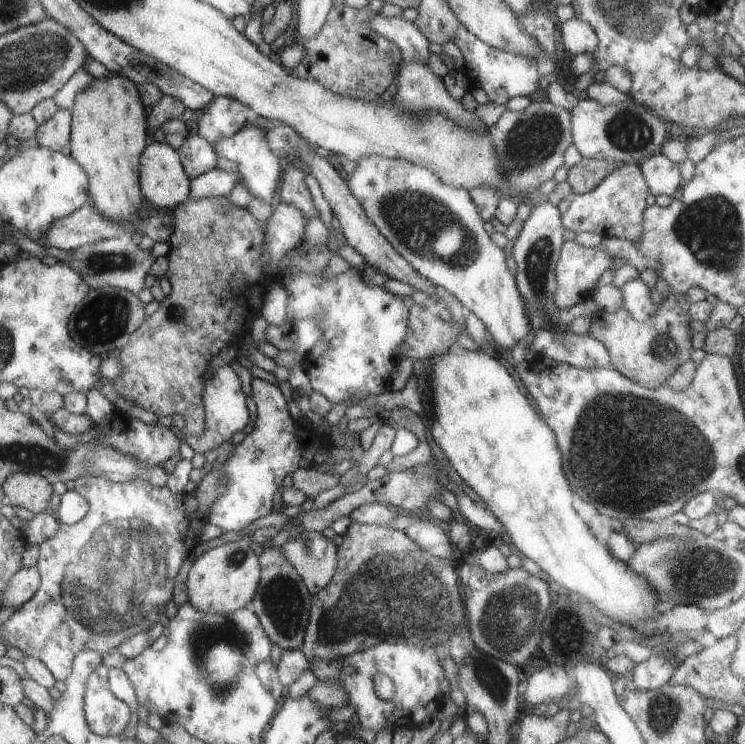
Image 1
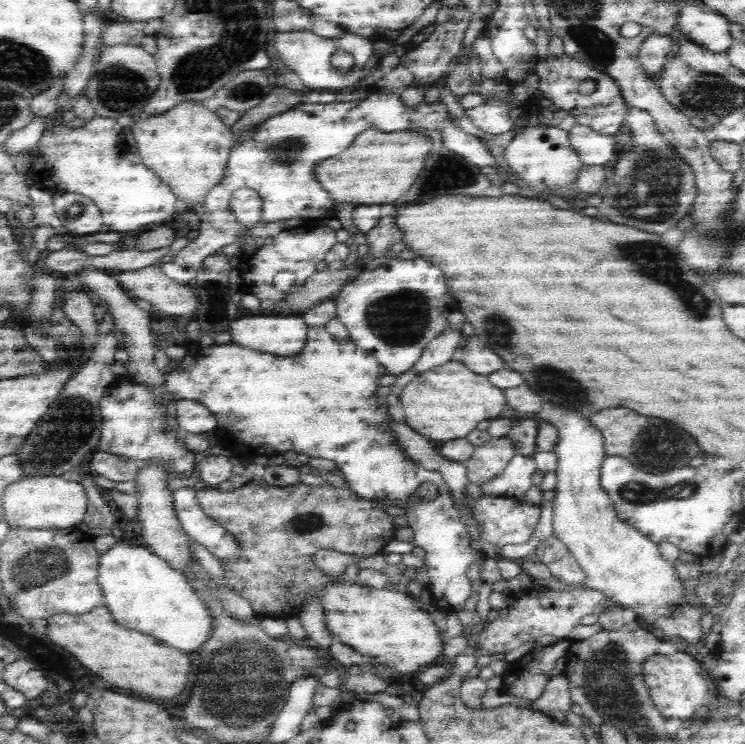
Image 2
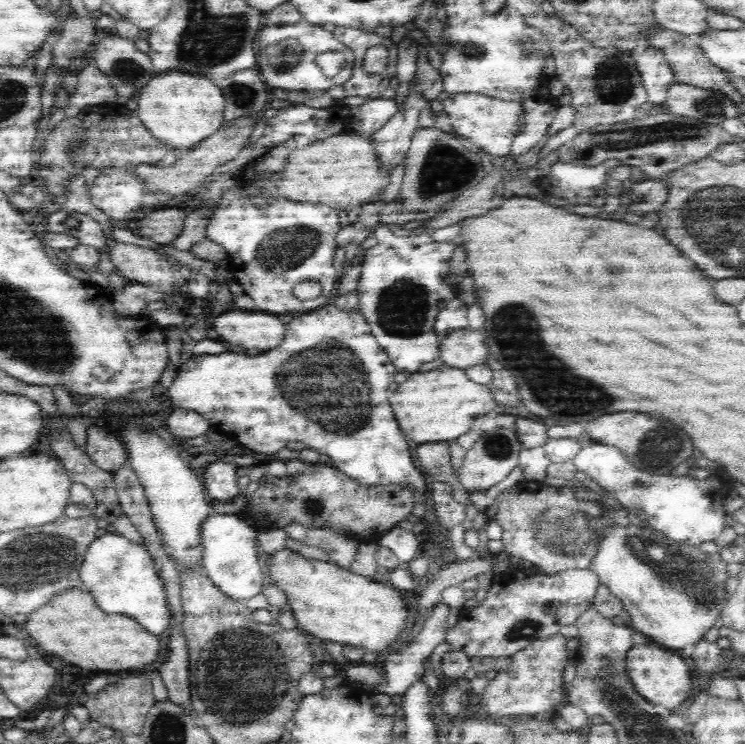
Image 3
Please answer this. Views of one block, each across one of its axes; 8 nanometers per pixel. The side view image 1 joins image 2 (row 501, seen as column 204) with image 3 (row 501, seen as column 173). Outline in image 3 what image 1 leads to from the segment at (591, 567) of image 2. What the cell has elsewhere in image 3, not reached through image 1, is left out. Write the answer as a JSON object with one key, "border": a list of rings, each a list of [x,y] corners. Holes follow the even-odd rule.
{"border":[[[583,486],[575,488],[574,496],[579,502],[599,503],[602,517],[611,522],[597,530],[597,550],[593,552],[589,568],[597,576],[599,584],[605,586],[623,604],[627,623],[633,630],[642,632],[646,638],[650,636],[662,646],[676,648],[674,651],[679,653],[686,645],[694,645],[698,640],[704,640],[704,632],[714,625],[726,602],[722,588],[728,578],[725,571],[727,564],[721,553],[701,554],[697,548],[678,544],[664,537],[662,533],[656,535],[648,523],[645,527],[629,525],[629,512],[606,502],[602,495]]]}

